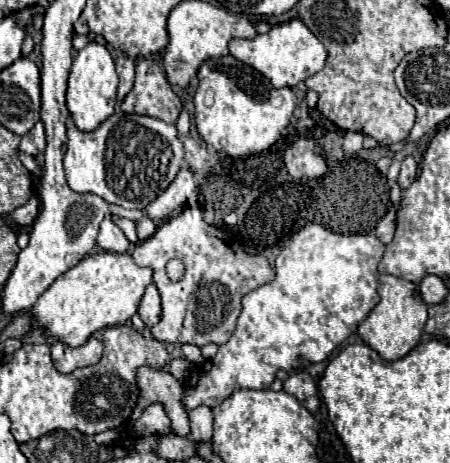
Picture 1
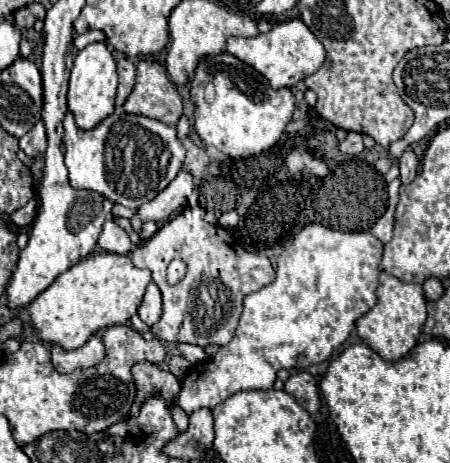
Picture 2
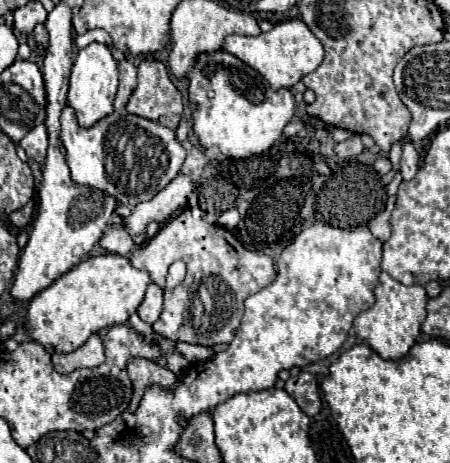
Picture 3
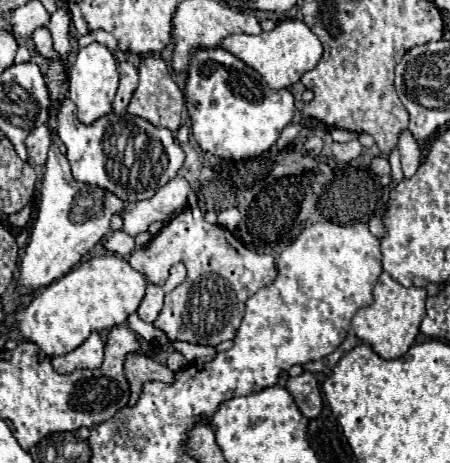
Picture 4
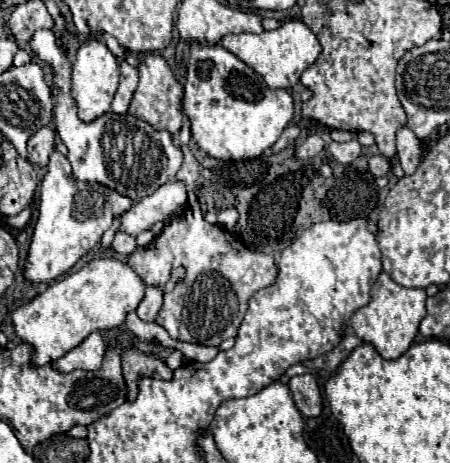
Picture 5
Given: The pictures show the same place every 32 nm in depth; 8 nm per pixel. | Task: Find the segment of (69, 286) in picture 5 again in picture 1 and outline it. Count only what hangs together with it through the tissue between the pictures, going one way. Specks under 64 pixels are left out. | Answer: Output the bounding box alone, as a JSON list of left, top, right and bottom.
[32,252,152,348]

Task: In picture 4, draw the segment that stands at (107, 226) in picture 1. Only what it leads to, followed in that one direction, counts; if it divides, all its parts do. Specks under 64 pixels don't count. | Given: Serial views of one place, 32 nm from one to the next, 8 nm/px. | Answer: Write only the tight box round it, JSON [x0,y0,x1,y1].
[104,230,136,256]

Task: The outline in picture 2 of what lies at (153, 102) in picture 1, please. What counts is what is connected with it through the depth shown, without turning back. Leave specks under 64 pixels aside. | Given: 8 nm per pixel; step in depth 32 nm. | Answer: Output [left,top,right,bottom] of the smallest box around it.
[124,60,182,126]

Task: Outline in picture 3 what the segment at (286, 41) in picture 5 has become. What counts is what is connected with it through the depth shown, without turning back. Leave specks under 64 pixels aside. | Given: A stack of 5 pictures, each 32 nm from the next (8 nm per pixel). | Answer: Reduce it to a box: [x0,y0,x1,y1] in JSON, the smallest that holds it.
[222,18,324,90]

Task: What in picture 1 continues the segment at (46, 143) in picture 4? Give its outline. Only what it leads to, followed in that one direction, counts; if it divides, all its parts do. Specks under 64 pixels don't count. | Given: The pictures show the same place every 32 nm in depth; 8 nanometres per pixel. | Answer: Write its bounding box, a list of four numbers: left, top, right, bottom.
[20,122,46,156]

